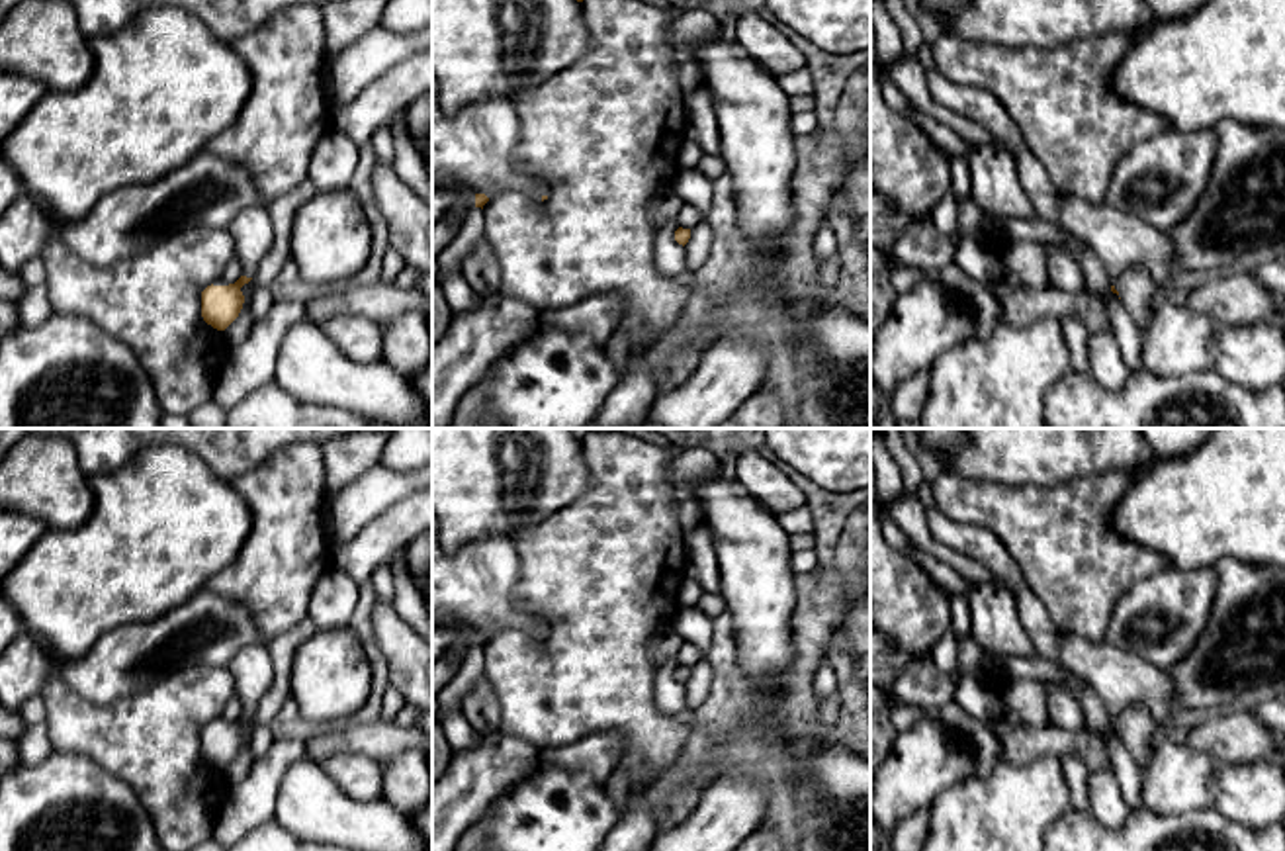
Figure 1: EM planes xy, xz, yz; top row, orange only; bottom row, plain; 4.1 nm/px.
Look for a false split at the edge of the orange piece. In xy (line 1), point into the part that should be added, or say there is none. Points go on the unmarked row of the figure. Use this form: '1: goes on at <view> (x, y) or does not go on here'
1: goes on at xy (253, 670)

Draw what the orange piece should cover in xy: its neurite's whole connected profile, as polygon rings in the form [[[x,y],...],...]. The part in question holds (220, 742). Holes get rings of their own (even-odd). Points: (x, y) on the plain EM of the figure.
[[[264,644],[241,648],[227,667],[235,677],[243,714],[235,722],[211,722],[201,730],[201,755],[217,769],[225,769],[239,755],[244,741],[241,726],[252,718],[274,681],[274,663]]]

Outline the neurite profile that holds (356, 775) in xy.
[[[336,753],[317,761],[336,786],[358,802],[372,802],[383,792],[383,765],[360,753]]]

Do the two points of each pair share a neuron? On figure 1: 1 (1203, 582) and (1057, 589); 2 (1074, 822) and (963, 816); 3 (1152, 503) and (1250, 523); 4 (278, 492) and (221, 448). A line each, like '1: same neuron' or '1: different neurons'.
1: different neurons
2: different neurons
3: same neuron
4: different neurons

